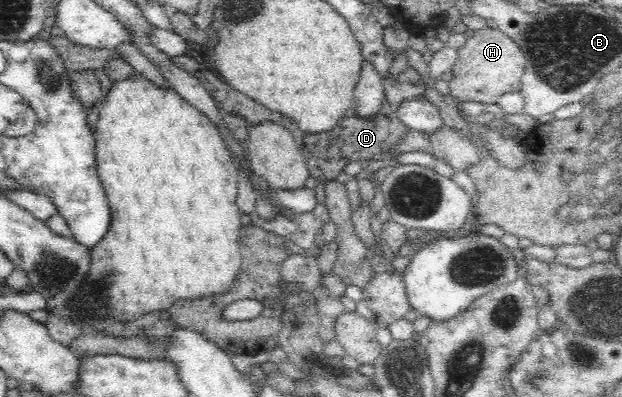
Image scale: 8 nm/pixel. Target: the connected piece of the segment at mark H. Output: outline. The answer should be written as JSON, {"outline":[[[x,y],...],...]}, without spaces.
{"outline":[[[492,26],[476,30],[475,35],[457,50],[458,60],[449,81],[449,95],[461,102],[481,102],[497,104],[506,92],[520,91],[521,80],[525,73],[525,56],[521,48],[509,36]]]}

